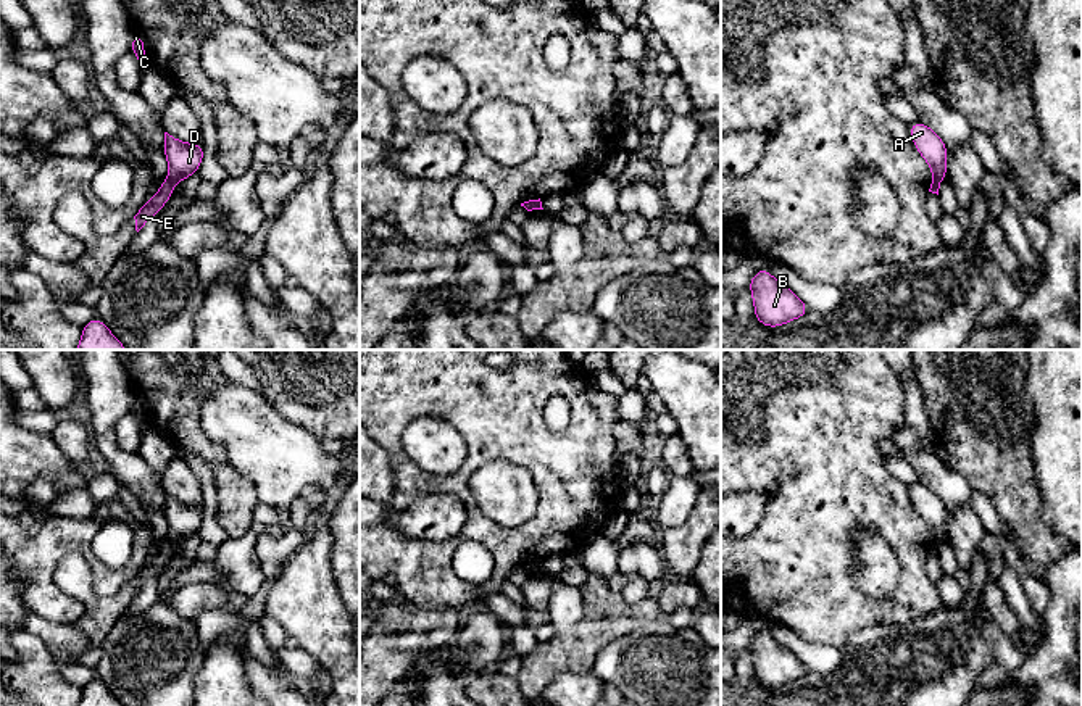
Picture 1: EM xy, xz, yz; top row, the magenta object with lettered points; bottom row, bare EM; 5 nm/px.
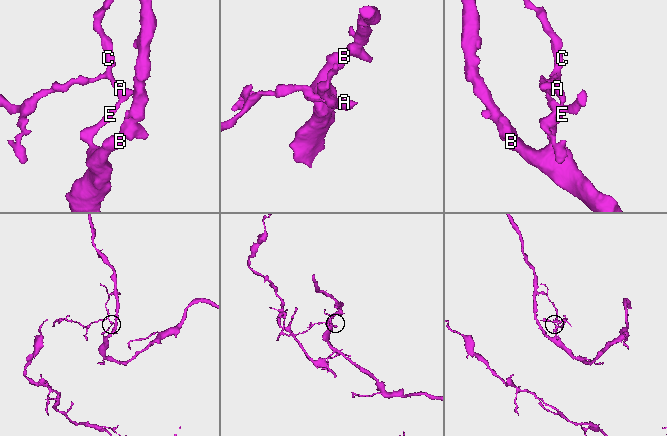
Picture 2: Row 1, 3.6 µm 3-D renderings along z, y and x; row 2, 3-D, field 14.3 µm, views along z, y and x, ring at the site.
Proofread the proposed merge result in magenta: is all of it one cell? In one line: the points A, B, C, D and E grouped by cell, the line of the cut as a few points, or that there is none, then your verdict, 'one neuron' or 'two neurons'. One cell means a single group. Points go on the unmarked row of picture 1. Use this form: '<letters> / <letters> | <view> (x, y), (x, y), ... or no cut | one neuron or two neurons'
A C D / B E | xy (168, 539), (174, 544) | two neurons

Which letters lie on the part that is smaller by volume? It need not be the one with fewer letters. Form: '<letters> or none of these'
A, C, D

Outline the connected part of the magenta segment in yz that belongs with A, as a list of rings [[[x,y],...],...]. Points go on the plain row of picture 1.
[[[918,482],[909,487],[911,500],[932,530],[934,542],[947,540],[947,513],[948,509],[942,503],[937,493]]]

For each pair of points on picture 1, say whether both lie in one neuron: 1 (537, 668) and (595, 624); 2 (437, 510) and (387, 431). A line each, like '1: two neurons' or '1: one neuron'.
1: one neuron
2: two neurons

